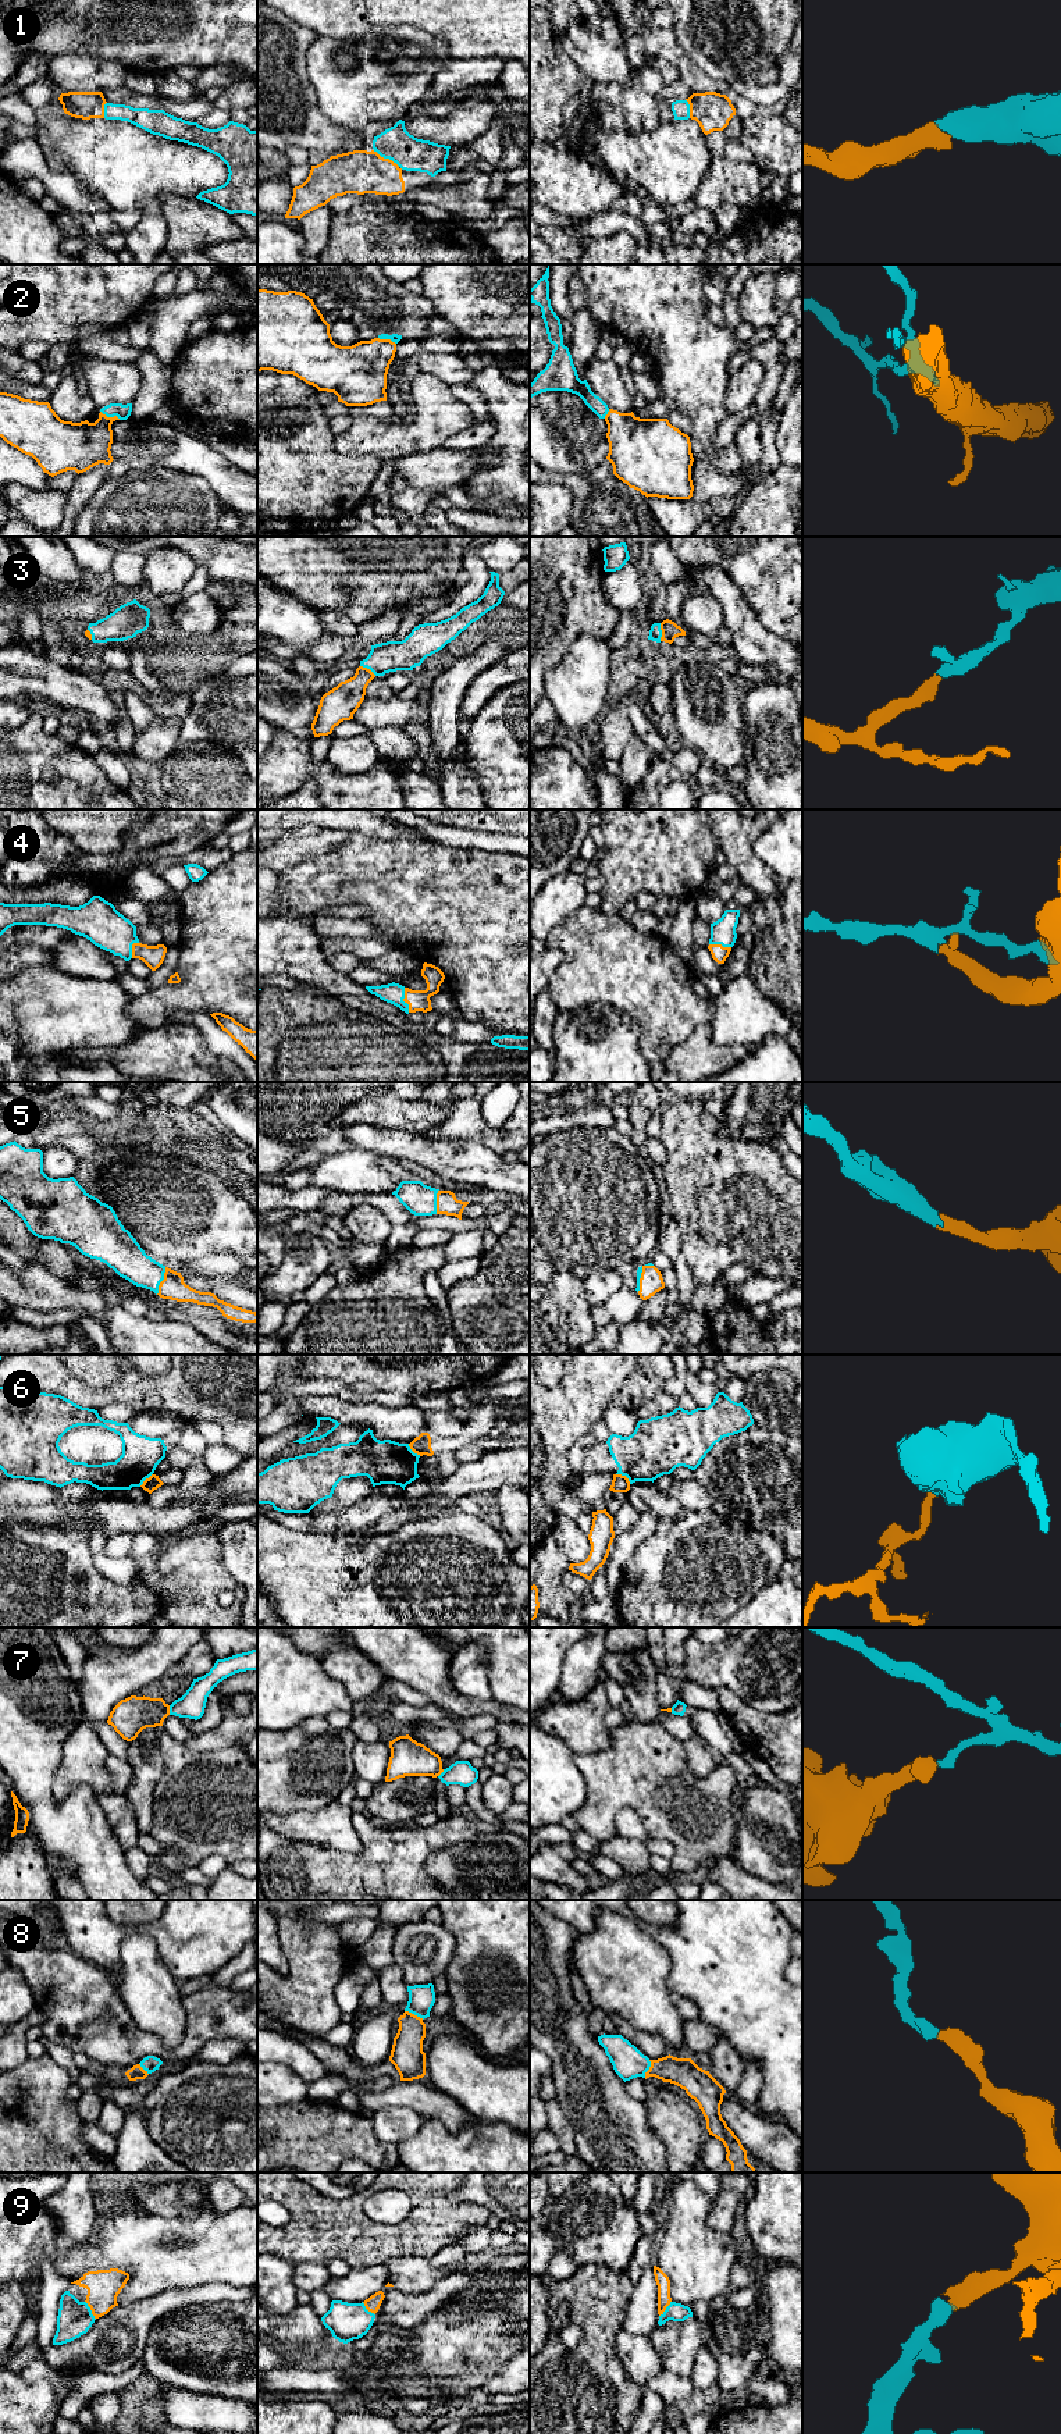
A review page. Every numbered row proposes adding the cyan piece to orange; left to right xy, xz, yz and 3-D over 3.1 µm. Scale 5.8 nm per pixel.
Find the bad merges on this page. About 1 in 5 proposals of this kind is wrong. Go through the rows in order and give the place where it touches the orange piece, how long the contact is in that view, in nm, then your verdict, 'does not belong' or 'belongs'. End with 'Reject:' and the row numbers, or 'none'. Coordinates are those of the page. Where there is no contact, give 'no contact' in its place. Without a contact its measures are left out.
1: meets orange in xz at (388, 159); contact 200 nm long; belongs
2: meets orange in xy at (110, 417); contact 130 nm long; belongs
3: meets orange in yz at (662, 632); contact 100 nm long; belongs
4: meets orange in xz at (403, 1000); contact 150 nm long; belongs
5: meets orange in xy at (162, 1281); contact 170 nm long; belongs
6: meets orange in yz at (625, 1476); contact 110 nm long; does not belong
7: meets orange in xy at (168, 1710); contact 60 nm long; does not belong
8: meets orange in xz at (413, 2014); contact 120 nm long; belongs
9: meets orange in xy at (91, 2309); contact 130 nm long; belongs
Reject: 6, 7

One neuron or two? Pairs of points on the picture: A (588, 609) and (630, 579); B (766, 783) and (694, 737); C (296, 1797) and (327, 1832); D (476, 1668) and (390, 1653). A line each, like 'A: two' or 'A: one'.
A: two
B: two
C: two
D: two

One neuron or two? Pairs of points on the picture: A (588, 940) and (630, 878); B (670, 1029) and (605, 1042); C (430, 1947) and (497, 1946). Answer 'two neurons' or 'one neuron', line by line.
A: two neurons
B: two neurons
C: two neurons

